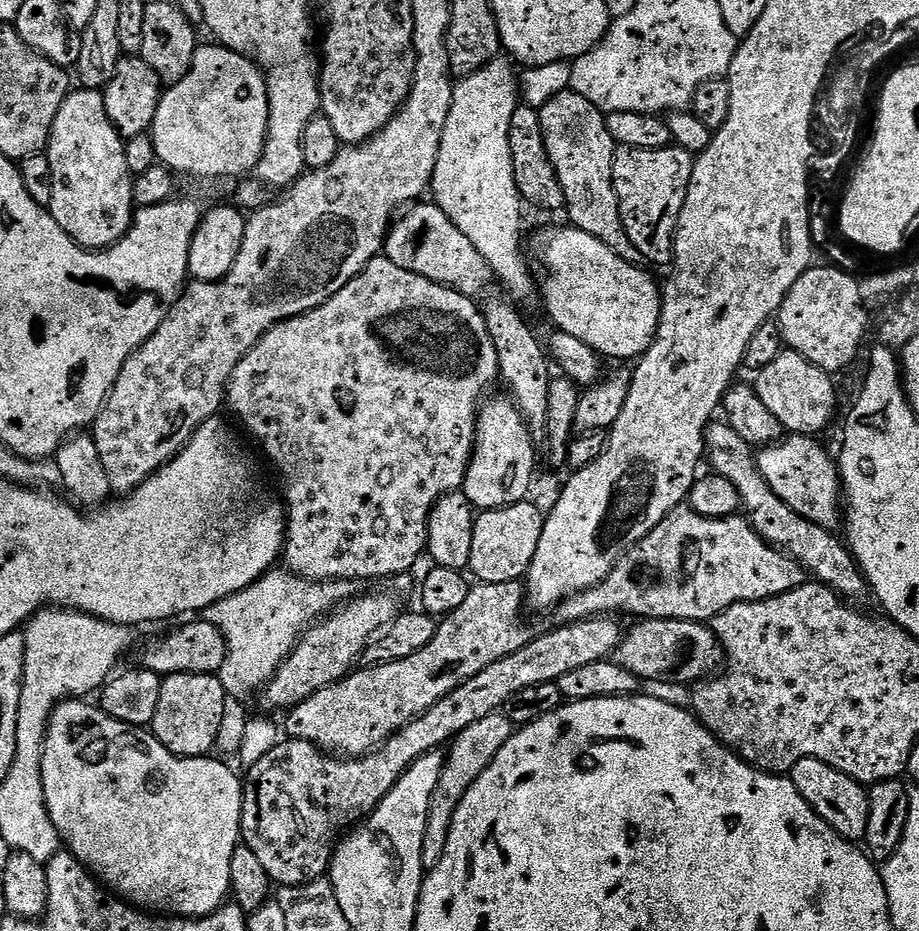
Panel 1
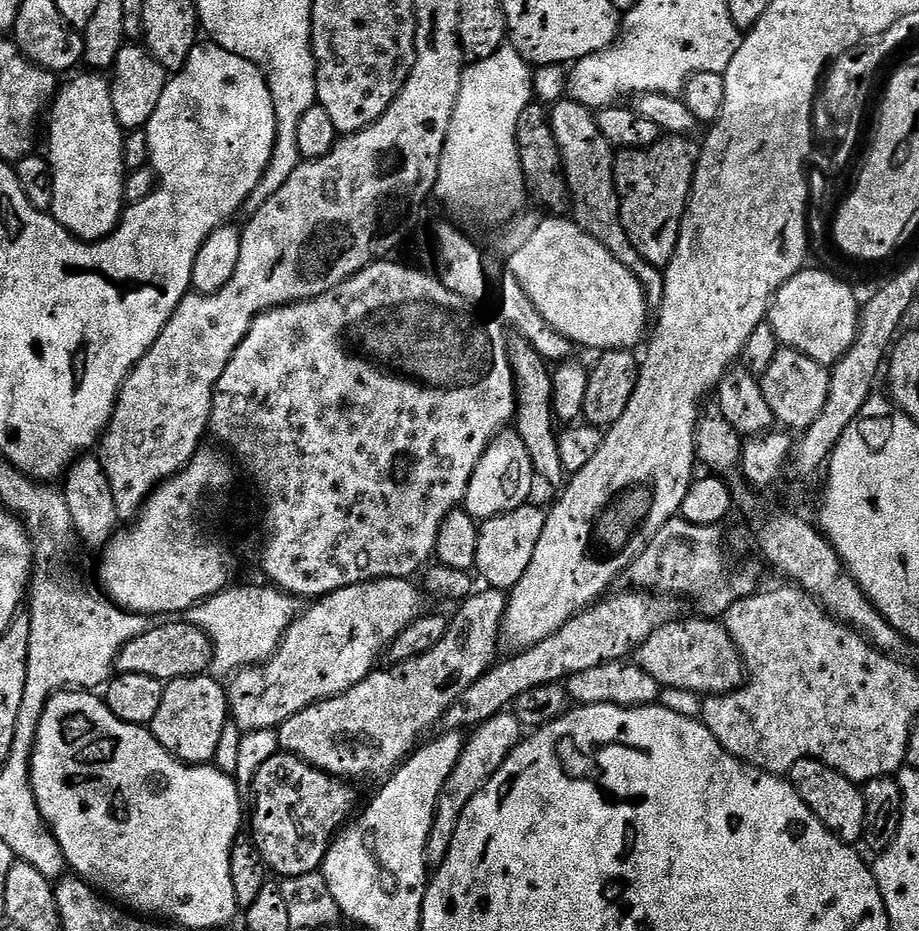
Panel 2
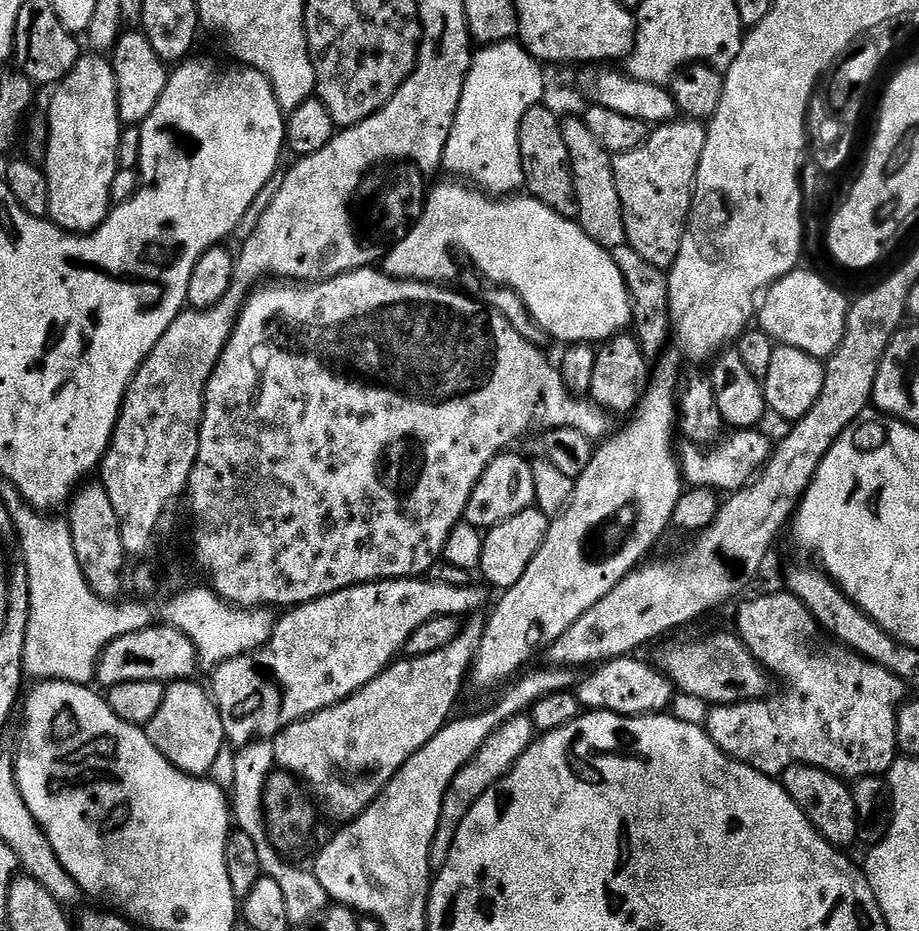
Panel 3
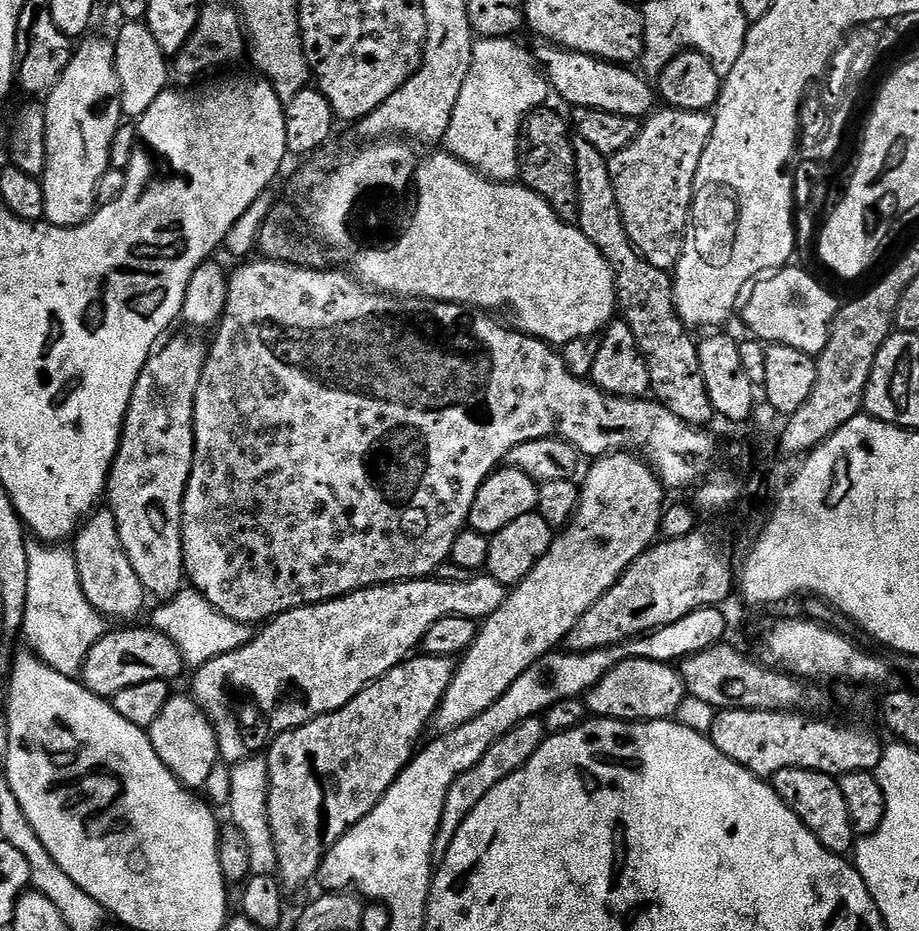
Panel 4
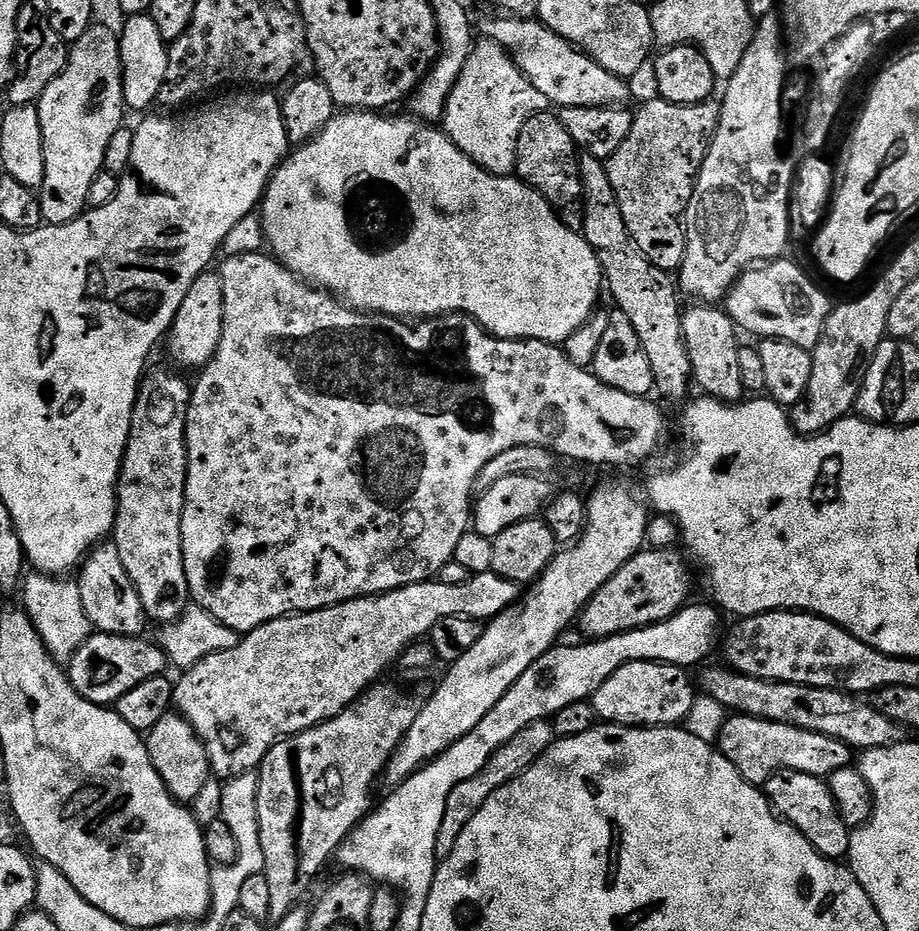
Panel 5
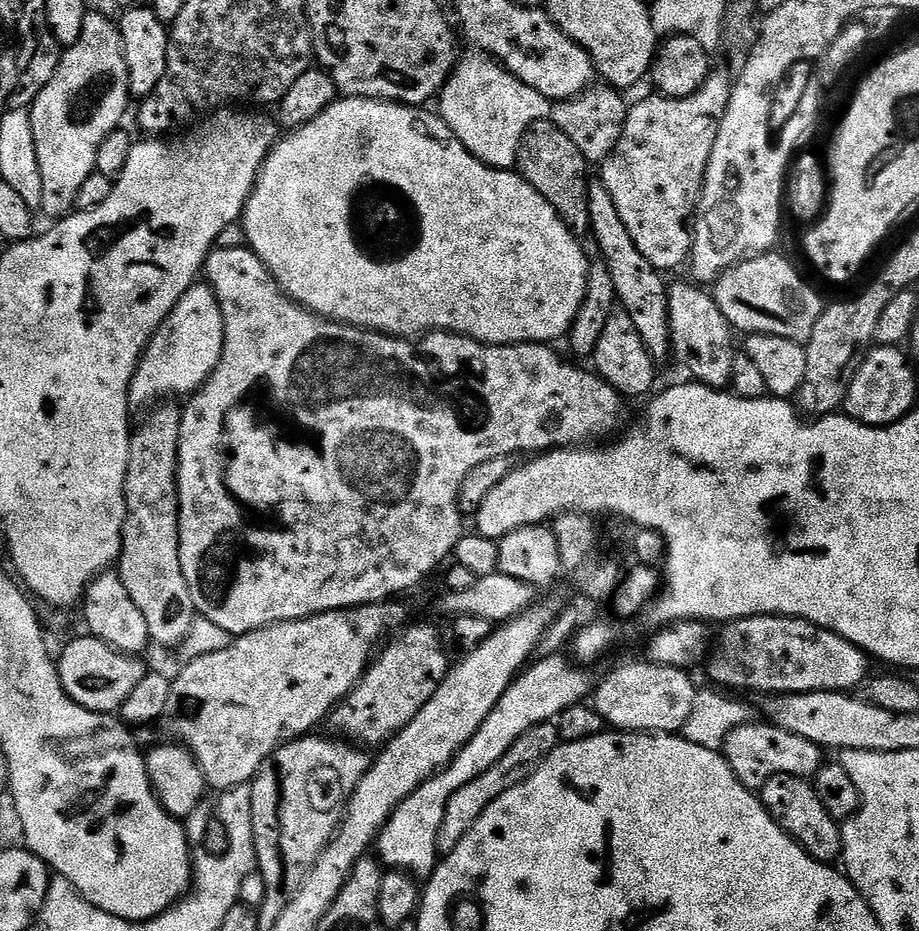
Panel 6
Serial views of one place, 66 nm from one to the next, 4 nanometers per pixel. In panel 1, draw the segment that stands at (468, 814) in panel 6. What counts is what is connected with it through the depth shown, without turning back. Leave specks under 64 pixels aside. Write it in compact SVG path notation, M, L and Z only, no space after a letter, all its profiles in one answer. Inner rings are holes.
M503 711L486 714L478 722L466 726L450 742L444 757L444 769L438 778L438 786L434 786L434 794L430 798L430 810L426 818L426 834L422 838L422 866L426 870L431 870L438 866L442 854L446 850L446 842L450 838L450 826L454 822L454 814L470 786L494 762L494 754L506 746L506 742L511 738L514 726L510 718L505 716Z

